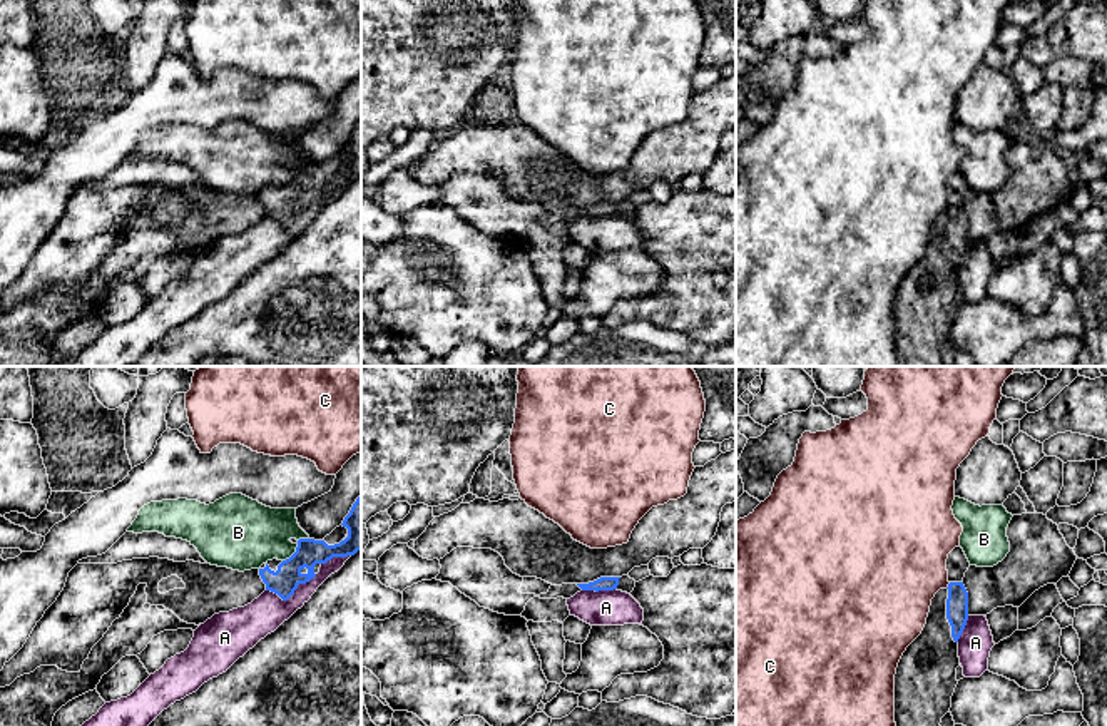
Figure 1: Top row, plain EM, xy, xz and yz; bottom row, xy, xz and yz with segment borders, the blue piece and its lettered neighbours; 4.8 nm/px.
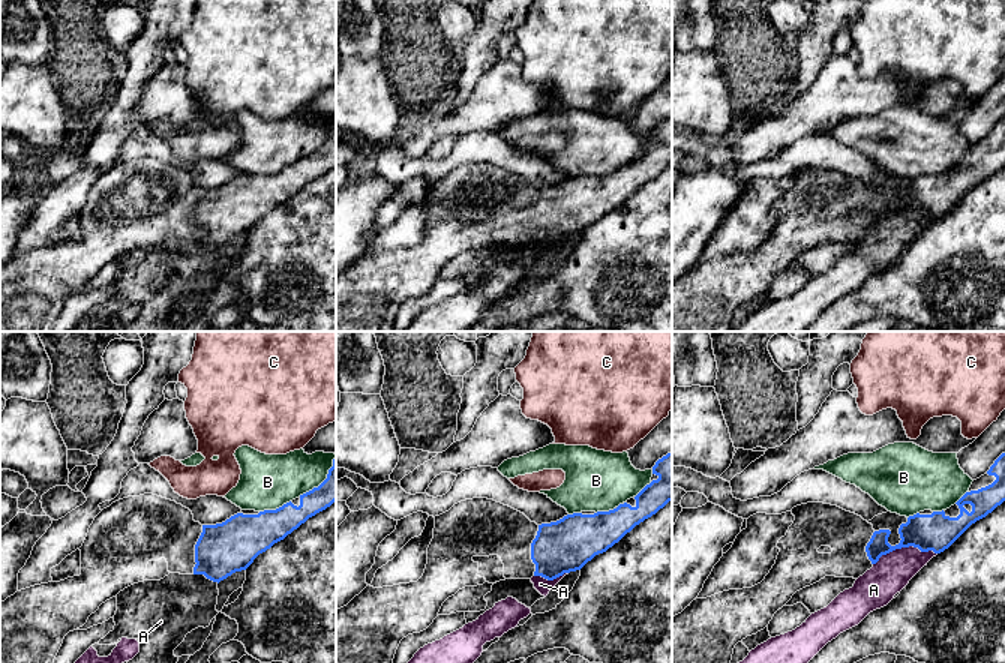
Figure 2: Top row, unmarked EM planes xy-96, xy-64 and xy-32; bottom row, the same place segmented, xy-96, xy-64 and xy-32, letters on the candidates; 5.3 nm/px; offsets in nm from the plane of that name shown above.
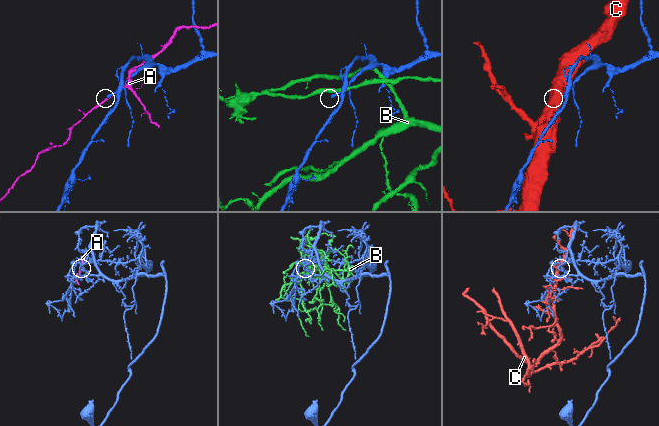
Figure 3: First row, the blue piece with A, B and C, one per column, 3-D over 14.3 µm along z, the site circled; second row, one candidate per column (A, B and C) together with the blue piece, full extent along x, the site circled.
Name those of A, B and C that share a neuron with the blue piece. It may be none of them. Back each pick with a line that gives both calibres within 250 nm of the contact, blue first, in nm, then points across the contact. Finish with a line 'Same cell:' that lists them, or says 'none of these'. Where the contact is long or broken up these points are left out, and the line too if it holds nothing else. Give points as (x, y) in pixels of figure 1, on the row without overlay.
Same cell: none of these

